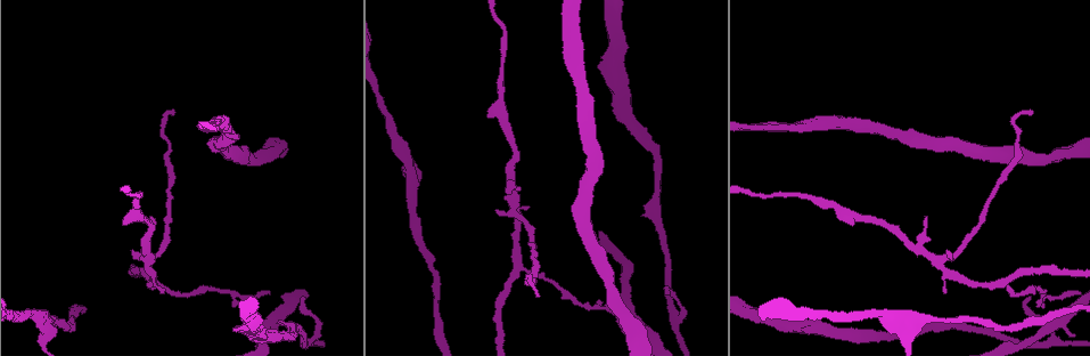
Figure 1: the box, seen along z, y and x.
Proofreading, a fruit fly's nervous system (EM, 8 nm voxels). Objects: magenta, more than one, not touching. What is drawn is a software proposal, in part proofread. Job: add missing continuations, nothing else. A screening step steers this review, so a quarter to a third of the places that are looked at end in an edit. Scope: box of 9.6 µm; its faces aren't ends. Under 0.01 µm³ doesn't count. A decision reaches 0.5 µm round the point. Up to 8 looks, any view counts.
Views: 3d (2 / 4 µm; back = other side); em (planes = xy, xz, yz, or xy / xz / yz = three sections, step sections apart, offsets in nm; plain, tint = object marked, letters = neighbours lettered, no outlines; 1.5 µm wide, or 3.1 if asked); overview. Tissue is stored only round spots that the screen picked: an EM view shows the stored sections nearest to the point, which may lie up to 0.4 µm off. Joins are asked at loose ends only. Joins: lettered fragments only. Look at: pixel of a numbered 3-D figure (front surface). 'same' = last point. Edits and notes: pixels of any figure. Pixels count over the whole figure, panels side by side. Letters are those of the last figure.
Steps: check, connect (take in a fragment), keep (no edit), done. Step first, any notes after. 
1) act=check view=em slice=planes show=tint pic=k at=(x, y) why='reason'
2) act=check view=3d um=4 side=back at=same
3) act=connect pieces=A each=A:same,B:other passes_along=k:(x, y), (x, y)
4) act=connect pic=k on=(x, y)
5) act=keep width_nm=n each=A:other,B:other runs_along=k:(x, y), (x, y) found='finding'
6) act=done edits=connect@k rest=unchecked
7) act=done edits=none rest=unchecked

act=check view=3d um=2 pic=1 at=(1072, 336) why='an open end'

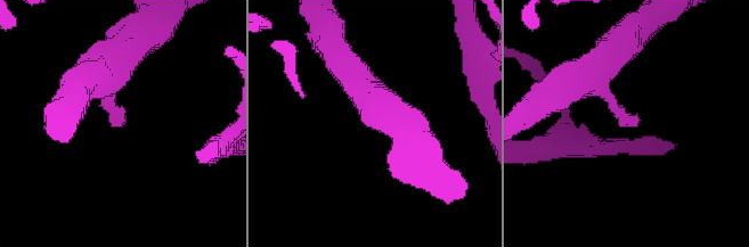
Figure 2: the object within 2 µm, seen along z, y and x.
act=check view=em slice=planes show=letters pic=2 at=(634, 116)

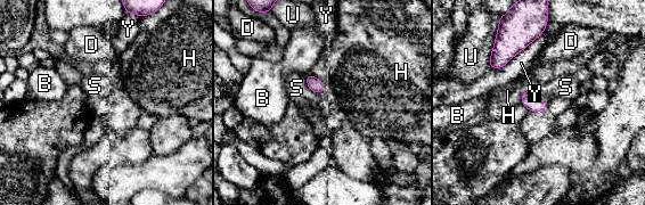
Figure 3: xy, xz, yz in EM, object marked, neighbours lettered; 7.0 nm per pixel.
act=keep each=B:other,D:other,H:other,S:other,U:other,Y:other border=3:(302, 76), (307, 85), (319, 95) found='no lettered fragment goes on from it'

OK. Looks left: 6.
act=check view=3d um=4 pic=1 at=(539, 294)

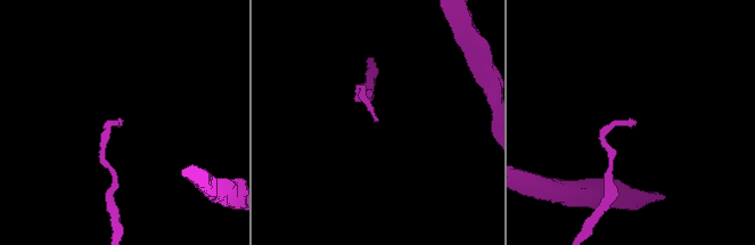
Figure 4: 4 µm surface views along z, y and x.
act=check view=em slice=planes show=plain pic=4 at=(122, 122)

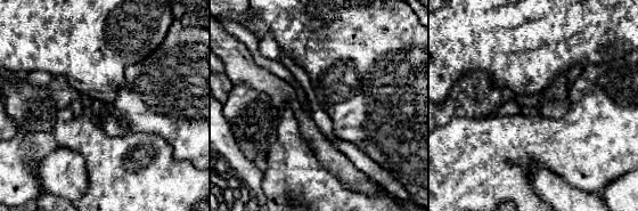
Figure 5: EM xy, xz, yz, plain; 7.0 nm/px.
act=check view=em slice=planes show=letters at=same

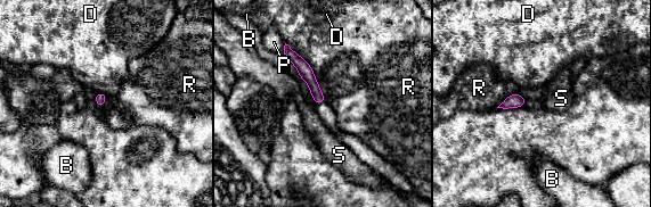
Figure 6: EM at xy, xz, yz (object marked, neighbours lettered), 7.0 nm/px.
act=keep each=B:other,D:other,P:other,R:other,S:other runs_along=6:(286, 48), (304, 69), (320, 100) found='none of them fits'

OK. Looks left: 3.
act=check view=em slice=xz step=8 show=tint pic=1 at=(529, 206) why='branch stops here'

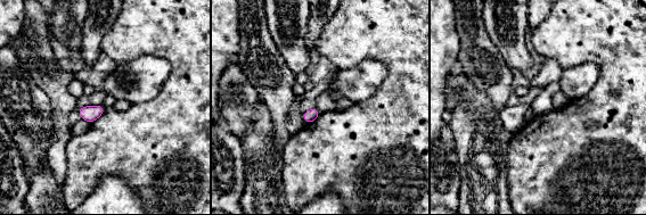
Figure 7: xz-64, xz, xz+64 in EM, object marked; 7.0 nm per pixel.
act=check view=em slice=planes show=letters at=same

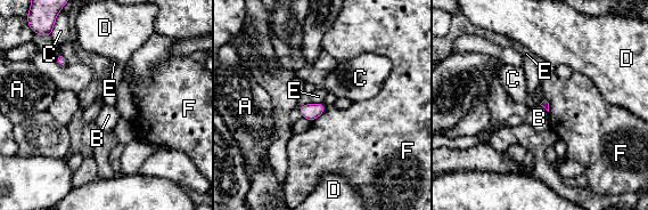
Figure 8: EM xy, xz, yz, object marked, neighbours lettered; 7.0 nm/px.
act=keep each=A:other,B:other,C:other,D:other,E:other,F:other border=8:(311, 102), (322, 103) found='no lettered fragment goes on from it'

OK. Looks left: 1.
act=done edits=none rest=unchecked

